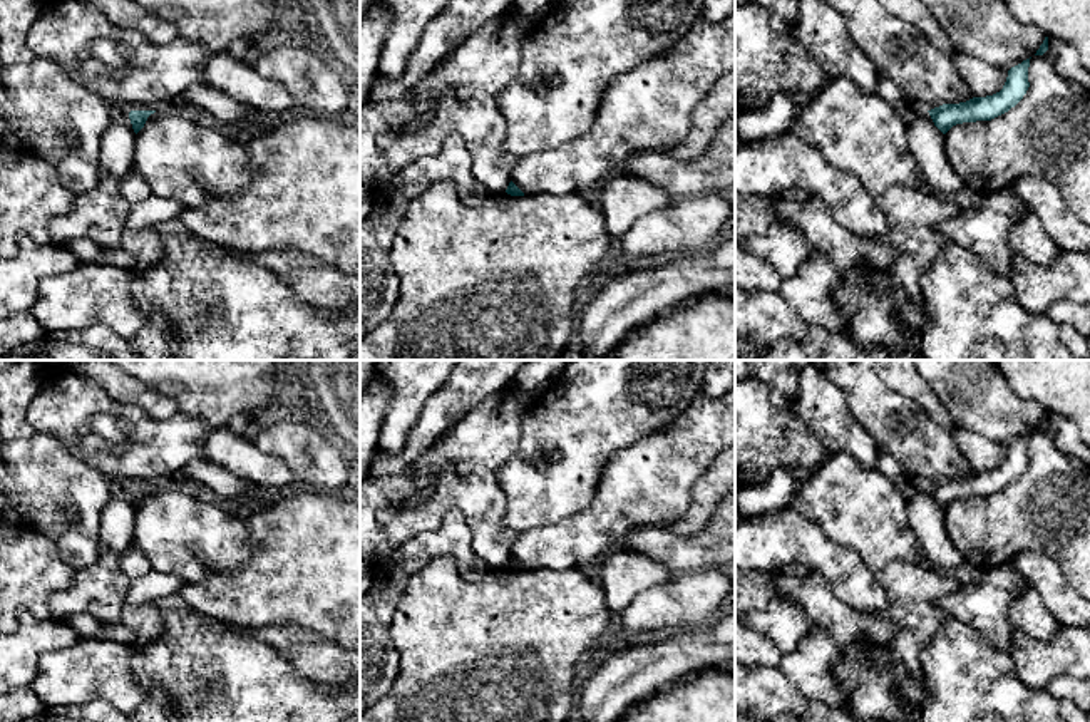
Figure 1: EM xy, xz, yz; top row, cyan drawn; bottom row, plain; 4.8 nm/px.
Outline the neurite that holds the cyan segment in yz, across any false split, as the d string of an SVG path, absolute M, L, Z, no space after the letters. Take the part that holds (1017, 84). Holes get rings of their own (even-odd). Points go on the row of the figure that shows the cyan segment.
M1030 59L1008 70L1003 89L993 95L973 97L959 104L943 104L929 112L934 126L946 134L963 122L991 121L1015 107L1026 94Z

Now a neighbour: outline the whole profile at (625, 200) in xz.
M618 174L601 186L606 231L618 241L641 216L670 206L675 198L643 179Z

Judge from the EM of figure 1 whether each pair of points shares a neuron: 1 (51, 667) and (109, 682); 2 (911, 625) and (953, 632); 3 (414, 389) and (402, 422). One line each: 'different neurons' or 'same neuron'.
1: same neuron
2: different neurons
3: same neuron

